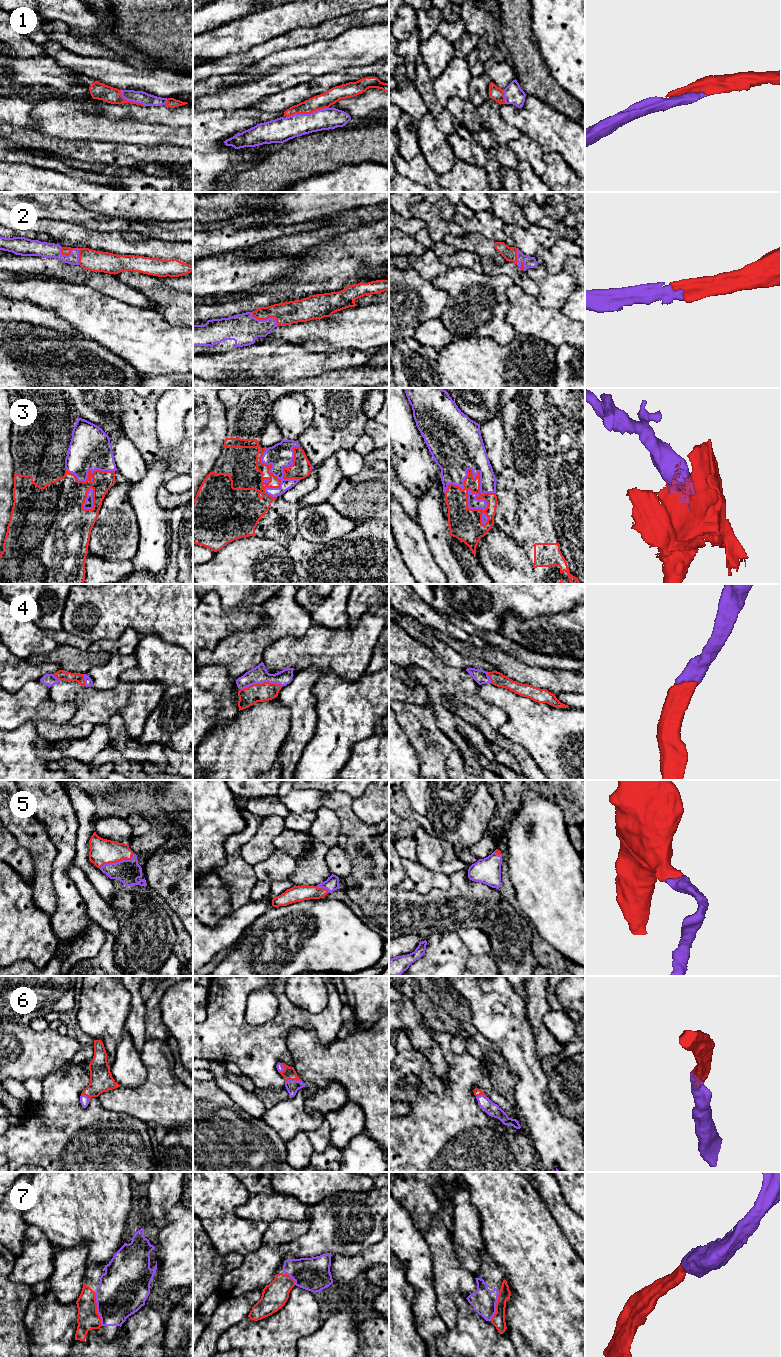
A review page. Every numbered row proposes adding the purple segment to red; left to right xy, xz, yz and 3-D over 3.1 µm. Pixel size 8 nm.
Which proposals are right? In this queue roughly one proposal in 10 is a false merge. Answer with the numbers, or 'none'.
1, 2, 3, 4, 5, 6, 7

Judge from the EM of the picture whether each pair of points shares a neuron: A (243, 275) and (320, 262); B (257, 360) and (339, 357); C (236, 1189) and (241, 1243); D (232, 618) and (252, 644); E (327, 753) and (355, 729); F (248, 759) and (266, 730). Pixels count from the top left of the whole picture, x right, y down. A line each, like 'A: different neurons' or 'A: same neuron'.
A: different neurons
B: same neuron
C: same neuron
D: different neurons
E: same neuron
F: same neuron

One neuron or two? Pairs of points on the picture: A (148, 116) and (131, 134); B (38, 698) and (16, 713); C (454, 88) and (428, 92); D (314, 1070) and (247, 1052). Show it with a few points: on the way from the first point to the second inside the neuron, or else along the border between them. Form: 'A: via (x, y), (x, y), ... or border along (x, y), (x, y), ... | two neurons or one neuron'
A: border along (119, 121), (132, 119), (166, 125) | two neurons
B: via (33, 701), (21, 708) | one neuron
C: border along (432, 81), (435, 97), (445, 107) | two neurons
D: border along (287, 1041), (287, 1047), (292, 1056), (294, 1066) | two neurons

